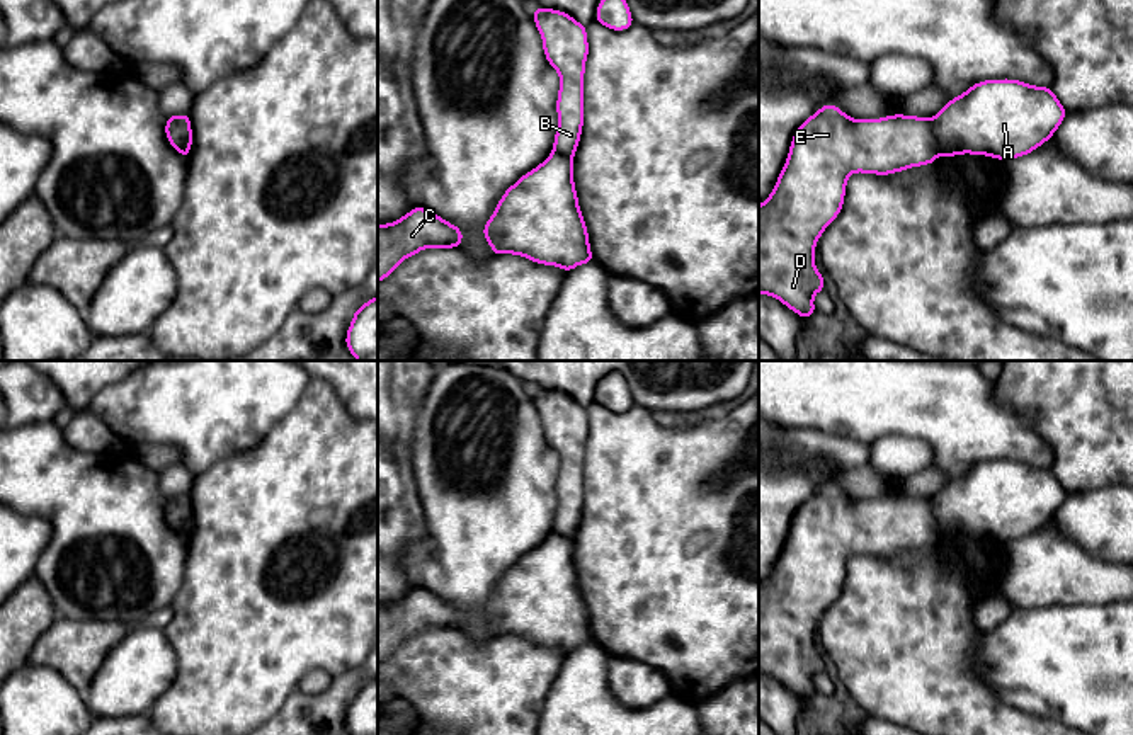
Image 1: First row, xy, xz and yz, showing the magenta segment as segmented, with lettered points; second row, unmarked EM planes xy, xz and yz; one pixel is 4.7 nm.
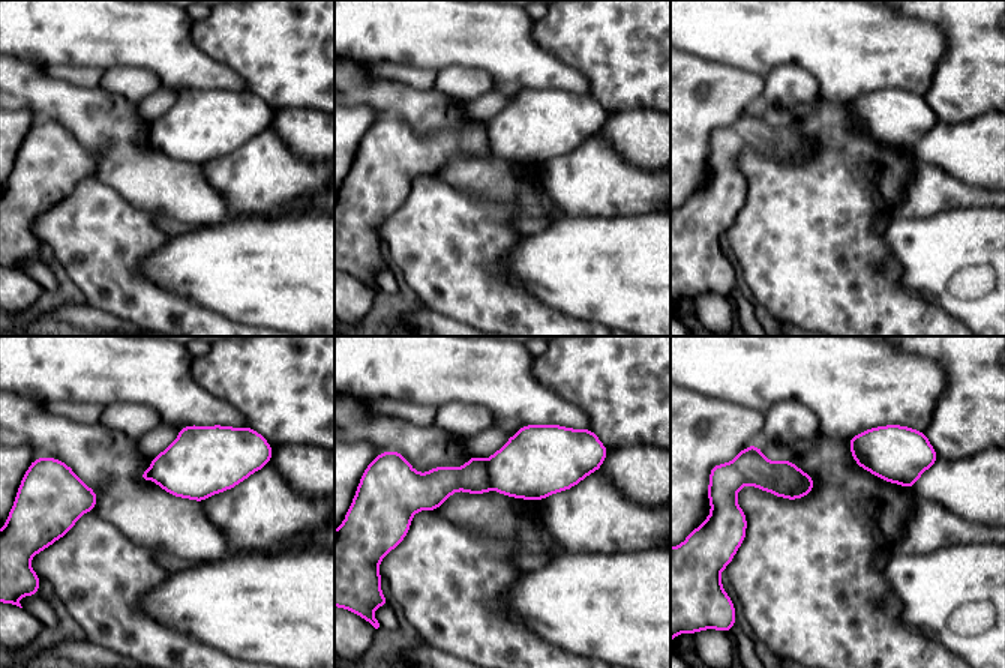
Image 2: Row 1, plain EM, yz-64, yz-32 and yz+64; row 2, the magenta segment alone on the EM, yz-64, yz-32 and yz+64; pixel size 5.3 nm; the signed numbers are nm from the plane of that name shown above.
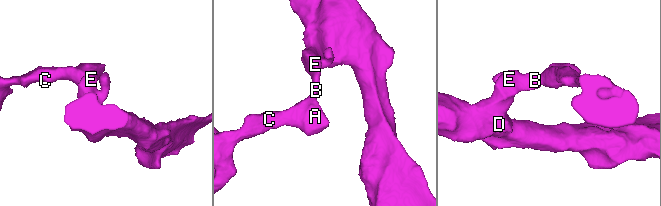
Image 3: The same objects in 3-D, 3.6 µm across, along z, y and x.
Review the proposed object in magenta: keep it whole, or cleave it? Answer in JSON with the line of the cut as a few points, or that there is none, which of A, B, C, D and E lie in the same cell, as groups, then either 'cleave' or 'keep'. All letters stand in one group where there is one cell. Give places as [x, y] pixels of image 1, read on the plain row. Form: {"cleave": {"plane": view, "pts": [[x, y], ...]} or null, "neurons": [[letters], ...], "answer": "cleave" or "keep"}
{"cleave": {"plane": "yz", "pts": [[931, 501], [938, 533]]}, "neurons": [["A", "C"], ["B", "D", "E"]], "answer": "cleave"}

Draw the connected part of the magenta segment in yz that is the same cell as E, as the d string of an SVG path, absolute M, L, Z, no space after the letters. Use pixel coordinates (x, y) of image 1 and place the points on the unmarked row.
M834 485L822 487L796 510L776 567L759 587L759 675L779 681L803 701L817 694L813 677L825 672L825 658L813 643L815 626L844 587L847 558L856 553L890 556L936 541L929 499L852 500Z

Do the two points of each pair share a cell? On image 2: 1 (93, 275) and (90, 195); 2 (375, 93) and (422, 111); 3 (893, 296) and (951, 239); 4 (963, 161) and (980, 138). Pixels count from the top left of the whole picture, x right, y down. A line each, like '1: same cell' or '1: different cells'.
1: same cell
2: same cell
3: different cells
4: same cell

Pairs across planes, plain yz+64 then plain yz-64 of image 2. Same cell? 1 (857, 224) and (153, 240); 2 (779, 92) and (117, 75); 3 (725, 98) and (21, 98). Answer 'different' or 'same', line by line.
1: same
2: same
3: different

